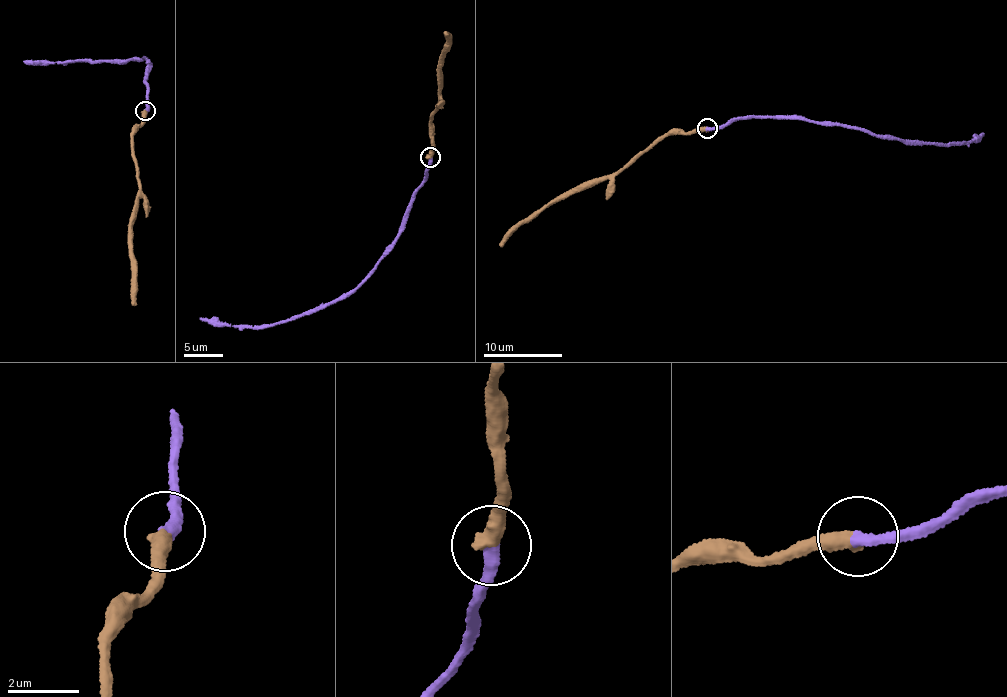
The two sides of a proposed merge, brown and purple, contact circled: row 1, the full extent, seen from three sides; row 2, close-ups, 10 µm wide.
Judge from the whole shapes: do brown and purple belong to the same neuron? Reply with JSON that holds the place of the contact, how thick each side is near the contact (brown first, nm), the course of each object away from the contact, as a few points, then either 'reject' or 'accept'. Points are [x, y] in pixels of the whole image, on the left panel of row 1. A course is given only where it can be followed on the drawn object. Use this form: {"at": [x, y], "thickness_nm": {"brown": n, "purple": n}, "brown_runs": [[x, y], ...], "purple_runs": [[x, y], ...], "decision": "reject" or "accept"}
{"at": [145, 110], "thickness_nm": {"brown": 460, "purple": 360}, "brown_runs": [[145, 111], [141, 113], [142, 123], [133, 130], [130, 140], [139, 189], [131, 214], [129, 243], [134, 306]], "purple_runs": [[145, 111], [149, 108], [145, 80], [152, 66], [143, 56], [140, 59], [132, 57], [124, 61], [24, 62]], "decision": "accept"}

